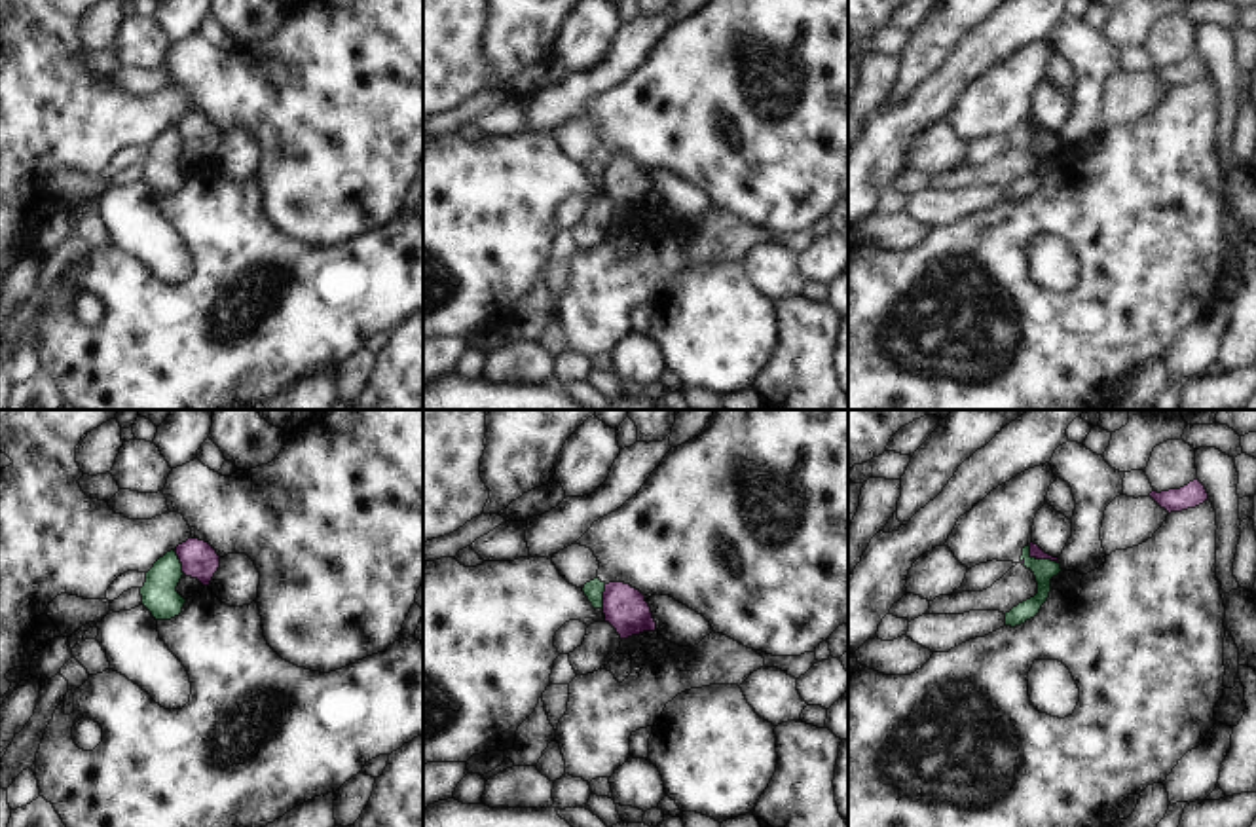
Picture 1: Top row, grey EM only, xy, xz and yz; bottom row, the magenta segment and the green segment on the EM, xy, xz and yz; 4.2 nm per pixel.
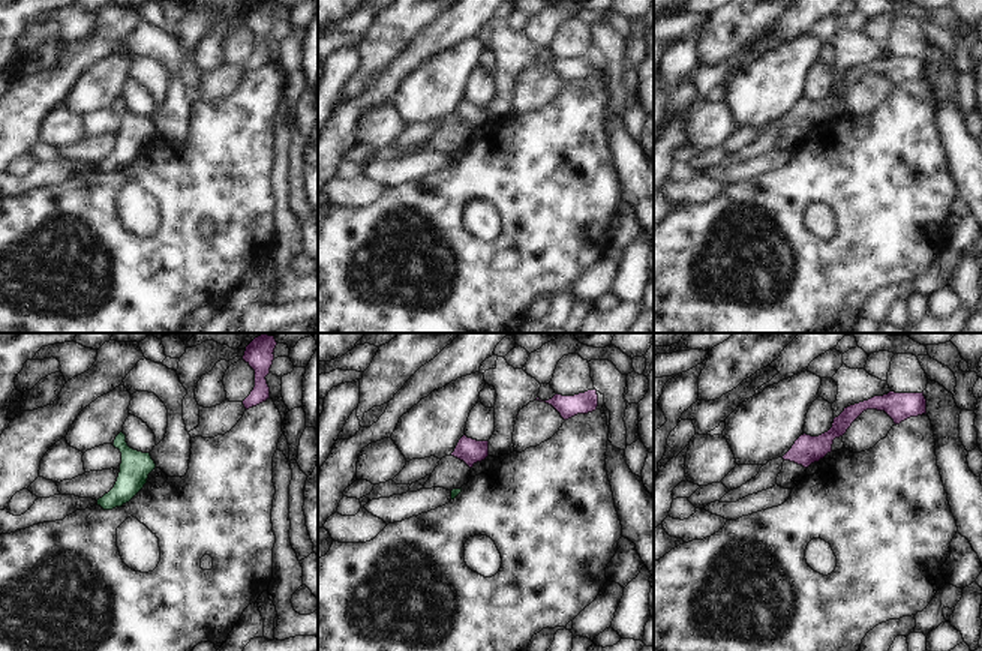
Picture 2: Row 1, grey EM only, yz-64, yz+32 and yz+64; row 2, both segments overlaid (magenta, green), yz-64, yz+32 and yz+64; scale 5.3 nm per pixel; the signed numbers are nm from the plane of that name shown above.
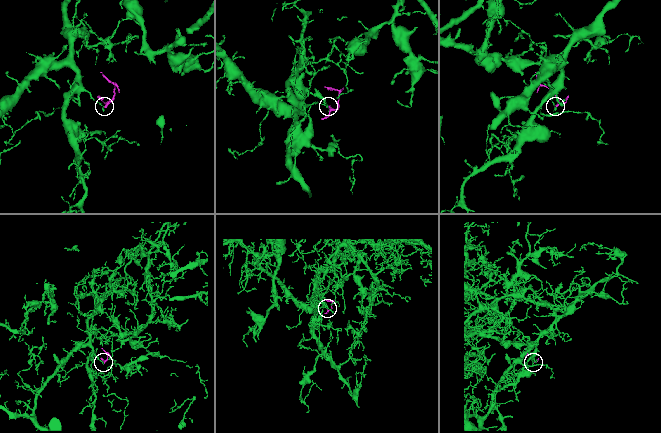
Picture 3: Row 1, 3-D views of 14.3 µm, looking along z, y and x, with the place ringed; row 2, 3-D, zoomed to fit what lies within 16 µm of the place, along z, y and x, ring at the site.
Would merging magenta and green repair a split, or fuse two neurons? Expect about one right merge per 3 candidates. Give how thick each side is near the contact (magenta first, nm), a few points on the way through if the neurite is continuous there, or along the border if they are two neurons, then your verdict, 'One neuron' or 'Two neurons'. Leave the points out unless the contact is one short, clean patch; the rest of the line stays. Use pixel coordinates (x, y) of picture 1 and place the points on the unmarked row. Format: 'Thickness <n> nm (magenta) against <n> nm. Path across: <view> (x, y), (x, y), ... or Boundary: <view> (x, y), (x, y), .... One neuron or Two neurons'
Thickness 50 nm (magenta) against 100 nm. Boundary: yz (1029, 120), (1033, 131), (1050, 133), (1057, 139). Two neurons

